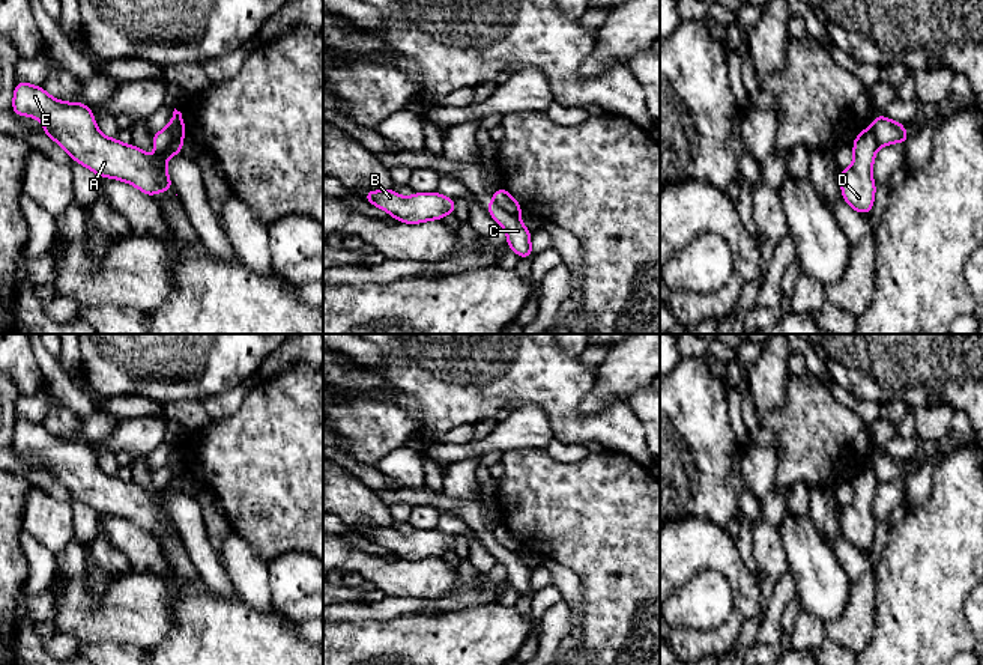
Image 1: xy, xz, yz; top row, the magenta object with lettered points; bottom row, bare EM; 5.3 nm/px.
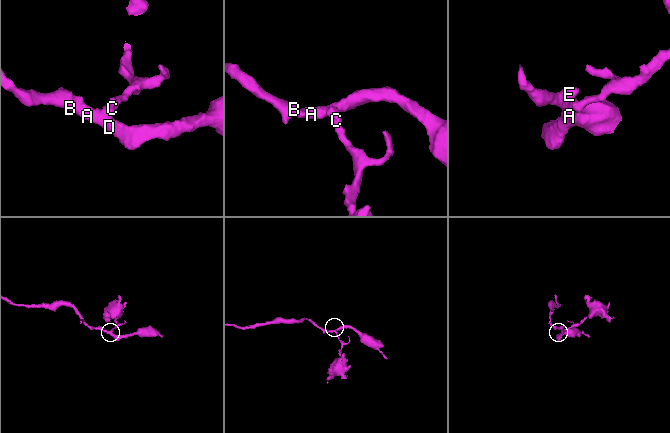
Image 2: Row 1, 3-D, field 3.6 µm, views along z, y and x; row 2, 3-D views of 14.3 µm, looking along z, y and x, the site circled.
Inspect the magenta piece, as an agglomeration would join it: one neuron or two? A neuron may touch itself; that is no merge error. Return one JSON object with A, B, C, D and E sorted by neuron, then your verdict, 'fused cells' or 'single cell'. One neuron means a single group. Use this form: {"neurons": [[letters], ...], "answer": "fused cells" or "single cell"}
{"neurons": [["A", "B", "D", "E"], ["C"]], "answer": "fused cells"}

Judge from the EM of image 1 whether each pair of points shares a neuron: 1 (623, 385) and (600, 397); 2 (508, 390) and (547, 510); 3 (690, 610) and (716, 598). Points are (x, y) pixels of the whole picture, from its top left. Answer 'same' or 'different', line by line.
1: same
2: different
3: same

